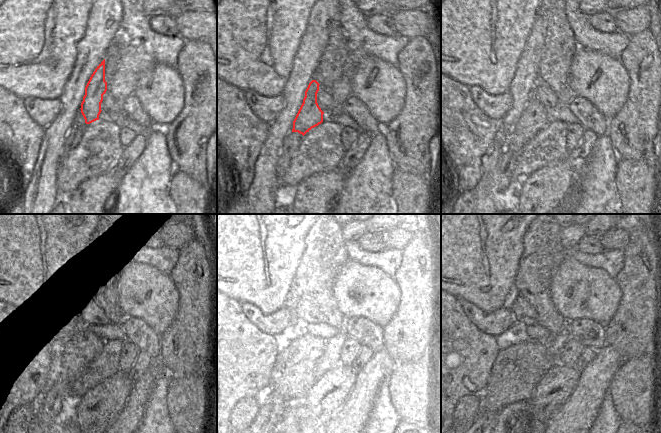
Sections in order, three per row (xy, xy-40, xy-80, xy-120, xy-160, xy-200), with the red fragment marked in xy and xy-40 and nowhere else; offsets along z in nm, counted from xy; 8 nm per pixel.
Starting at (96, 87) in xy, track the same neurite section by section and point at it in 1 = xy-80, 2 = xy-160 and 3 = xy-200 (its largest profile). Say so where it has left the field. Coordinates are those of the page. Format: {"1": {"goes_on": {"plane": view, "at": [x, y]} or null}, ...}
{"1": {"goes_on": {"plane": "xy-80", "at": [534, 118]}}, "2": {"goes_on": {"plane": "xy-160", "at": [292, 377]}}, "3": {"goes_on": {"plane": "xy-200", "at": [517, 370]}}}

